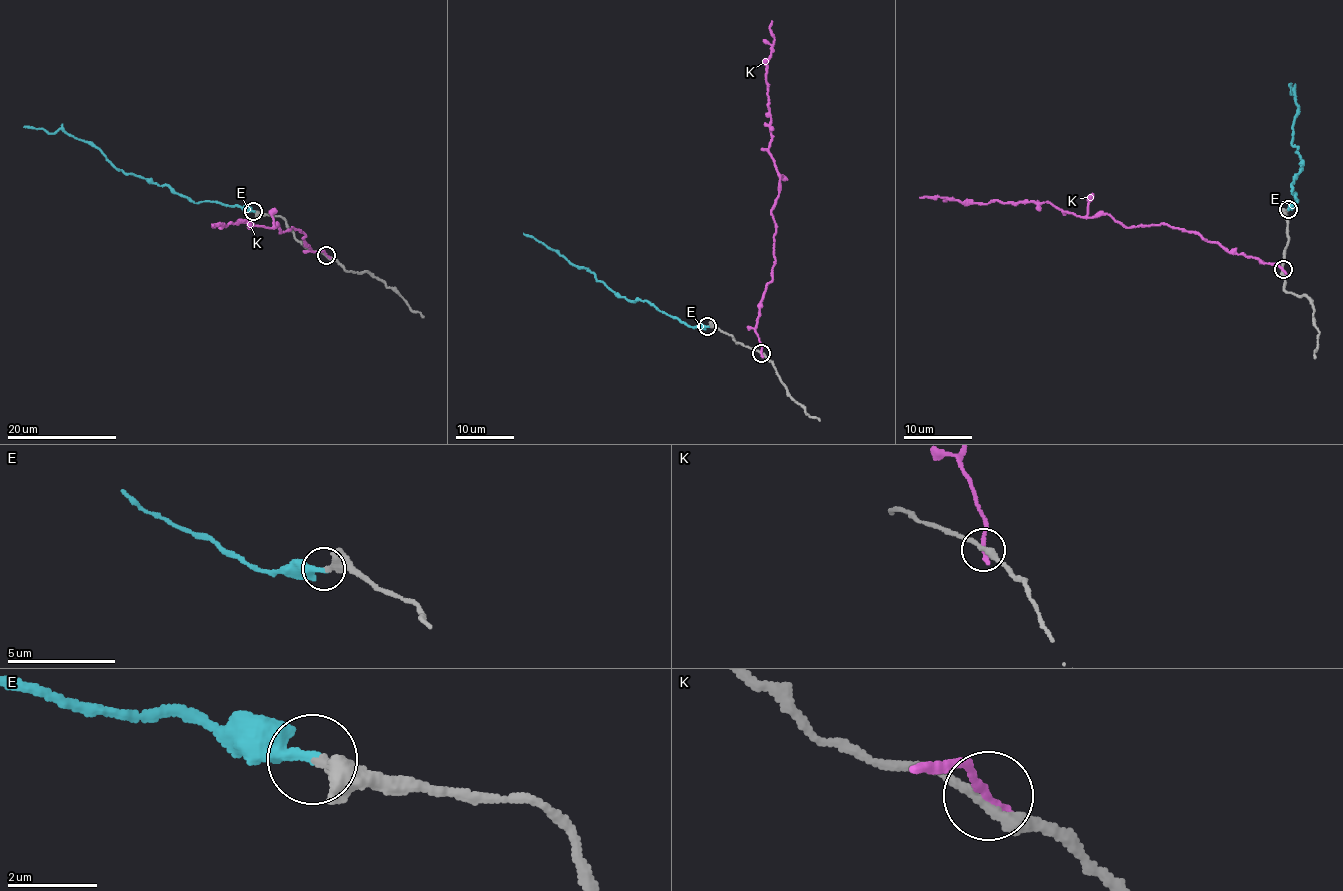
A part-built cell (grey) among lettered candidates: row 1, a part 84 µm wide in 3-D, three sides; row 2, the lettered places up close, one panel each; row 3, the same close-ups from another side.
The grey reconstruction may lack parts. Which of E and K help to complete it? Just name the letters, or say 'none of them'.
E

